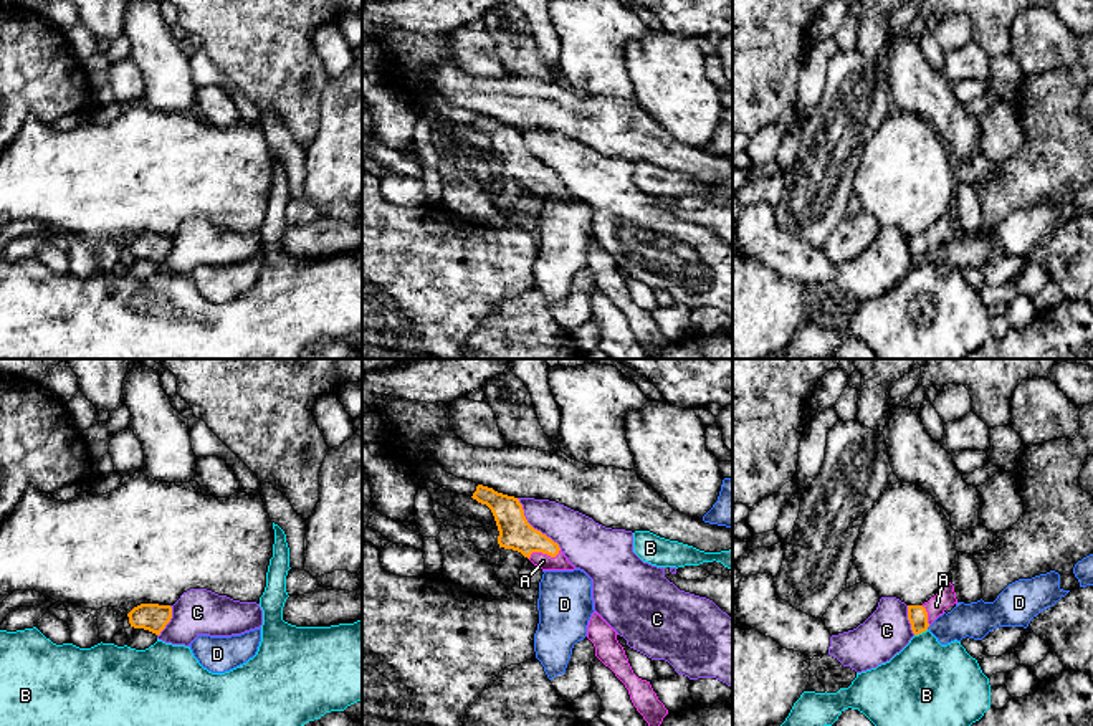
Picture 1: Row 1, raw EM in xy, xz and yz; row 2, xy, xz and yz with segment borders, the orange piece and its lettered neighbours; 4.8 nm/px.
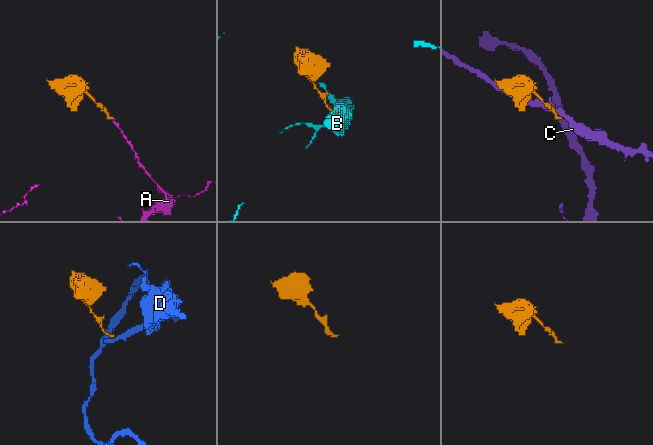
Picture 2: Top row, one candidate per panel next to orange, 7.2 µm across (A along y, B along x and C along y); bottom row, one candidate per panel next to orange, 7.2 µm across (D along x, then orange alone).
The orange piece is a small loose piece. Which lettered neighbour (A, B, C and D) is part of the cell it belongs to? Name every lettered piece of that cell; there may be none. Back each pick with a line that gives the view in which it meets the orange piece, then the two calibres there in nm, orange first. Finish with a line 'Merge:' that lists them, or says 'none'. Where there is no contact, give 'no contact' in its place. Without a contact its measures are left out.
A: contact in xz; calibres 160 and 80 nm
Merge: A

